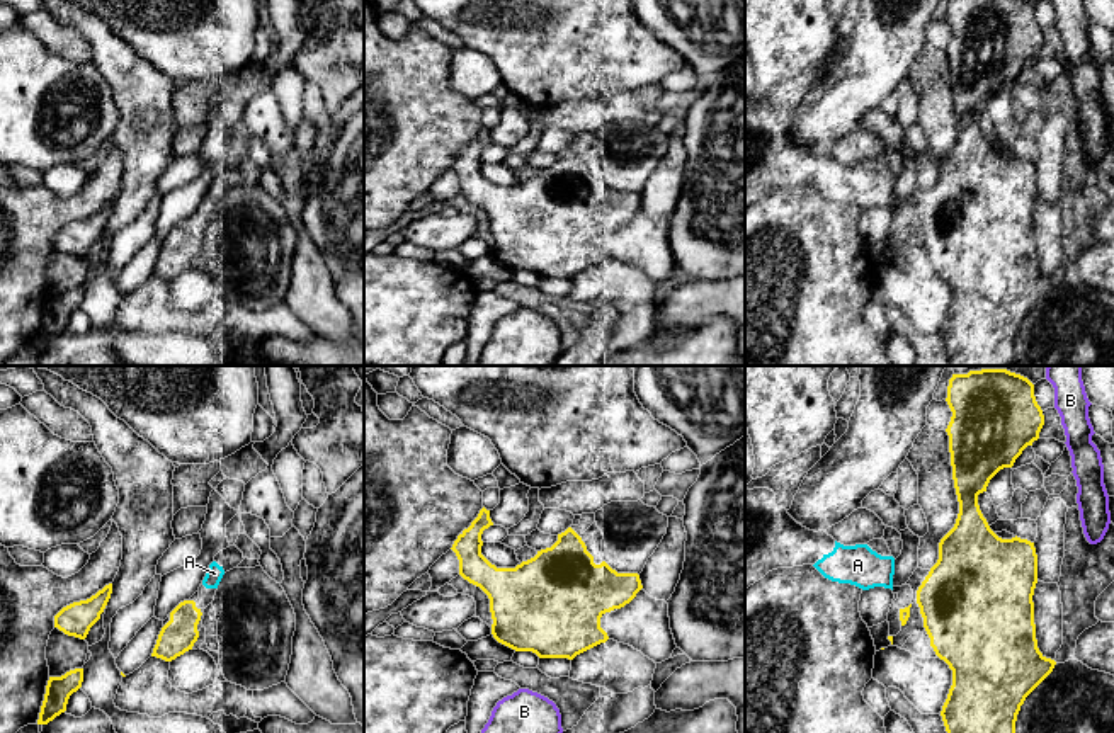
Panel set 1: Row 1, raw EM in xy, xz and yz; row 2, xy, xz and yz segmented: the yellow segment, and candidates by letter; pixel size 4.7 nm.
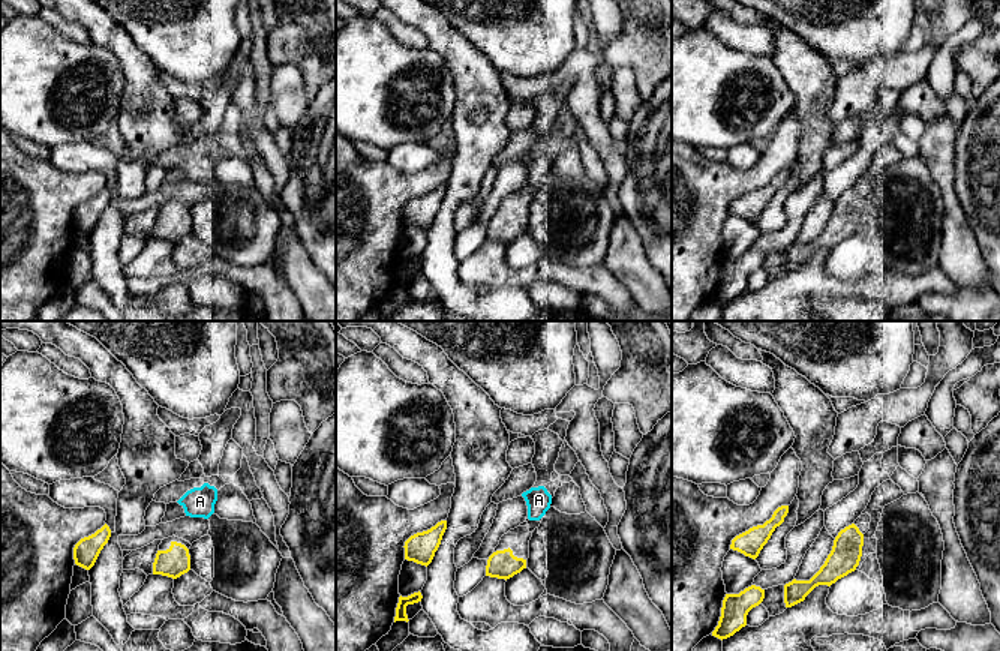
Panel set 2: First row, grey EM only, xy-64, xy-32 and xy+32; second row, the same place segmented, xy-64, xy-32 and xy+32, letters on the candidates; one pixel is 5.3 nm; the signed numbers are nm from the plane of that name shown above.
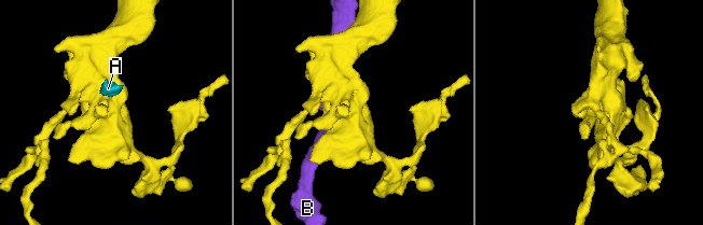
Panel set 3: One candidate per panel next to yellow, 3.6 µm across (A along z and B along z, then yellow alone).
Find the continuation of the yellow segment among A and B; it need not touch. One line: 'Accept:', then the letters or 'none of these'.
Accept: A

